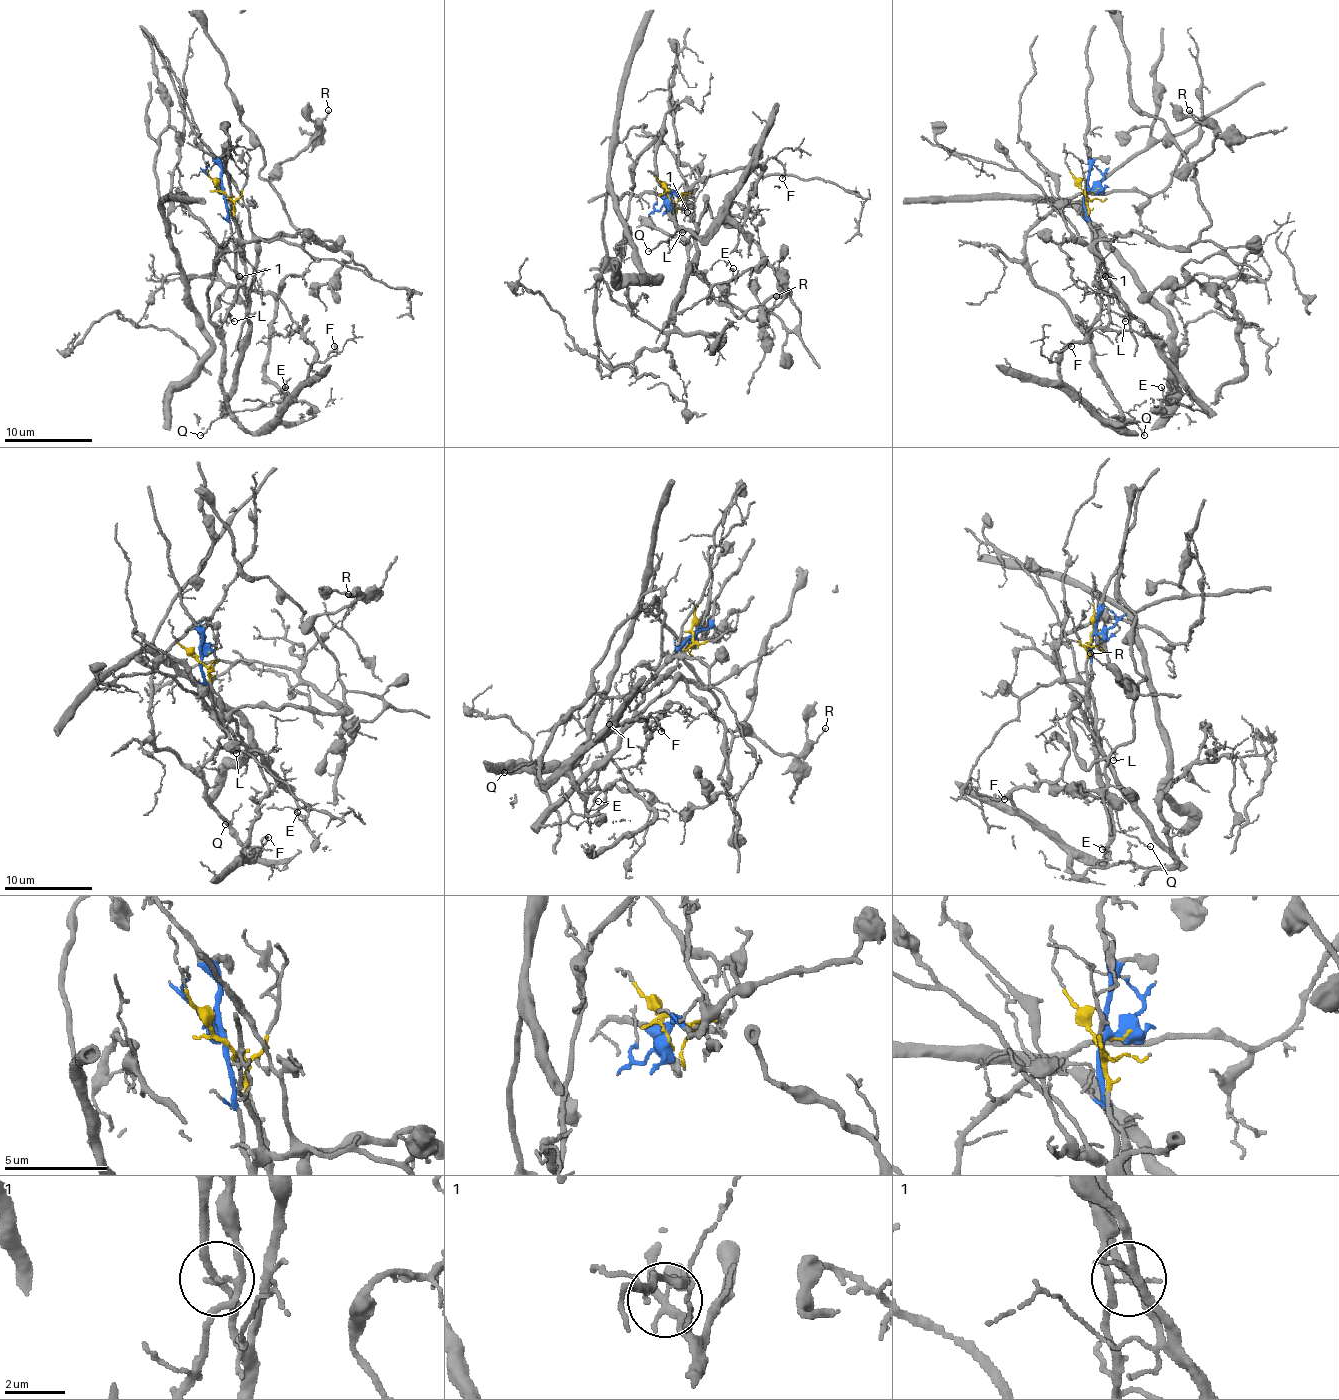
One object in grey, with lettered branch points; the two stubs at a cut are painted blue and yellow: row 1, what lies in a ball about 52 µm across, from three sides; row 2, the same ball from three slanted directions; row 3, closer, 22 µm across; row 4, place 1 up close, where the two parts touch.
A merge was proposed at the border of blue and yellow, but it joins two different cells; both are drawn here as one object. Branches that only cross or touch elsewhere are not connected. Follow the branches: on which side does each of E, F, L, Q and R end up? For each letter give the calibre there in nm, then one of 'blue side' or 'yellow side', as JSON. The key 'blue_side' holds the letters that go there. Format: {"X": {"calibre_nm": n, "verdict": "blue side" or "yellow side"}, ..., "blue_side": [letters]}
{"E": {"calibre_nm": 110, "verdict": "blue side"}, "F": {"calibre_nm": 200, "verdict": "yellow side"}, "L": {"calibre_nm": 140, "verdict": "yellow side"}, "Q": {"calibre_nm": 100, "verdict": "yellow side"}, "R": {"calibre_nm": 130, "verdict": "blue side"}, "blue_side": ["E", "R"]}

